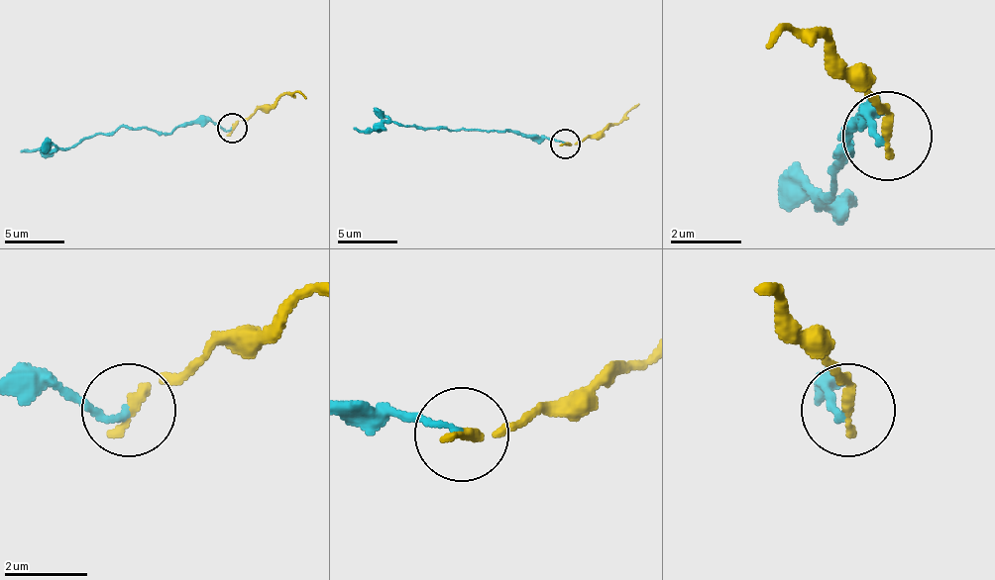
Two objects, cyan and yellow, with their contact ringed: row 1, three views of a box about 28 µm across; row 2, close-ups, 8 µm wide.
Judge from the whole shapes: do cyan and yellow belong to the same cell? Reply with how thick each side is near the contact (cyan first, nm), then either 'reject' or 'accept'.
150/260 nm | reject

